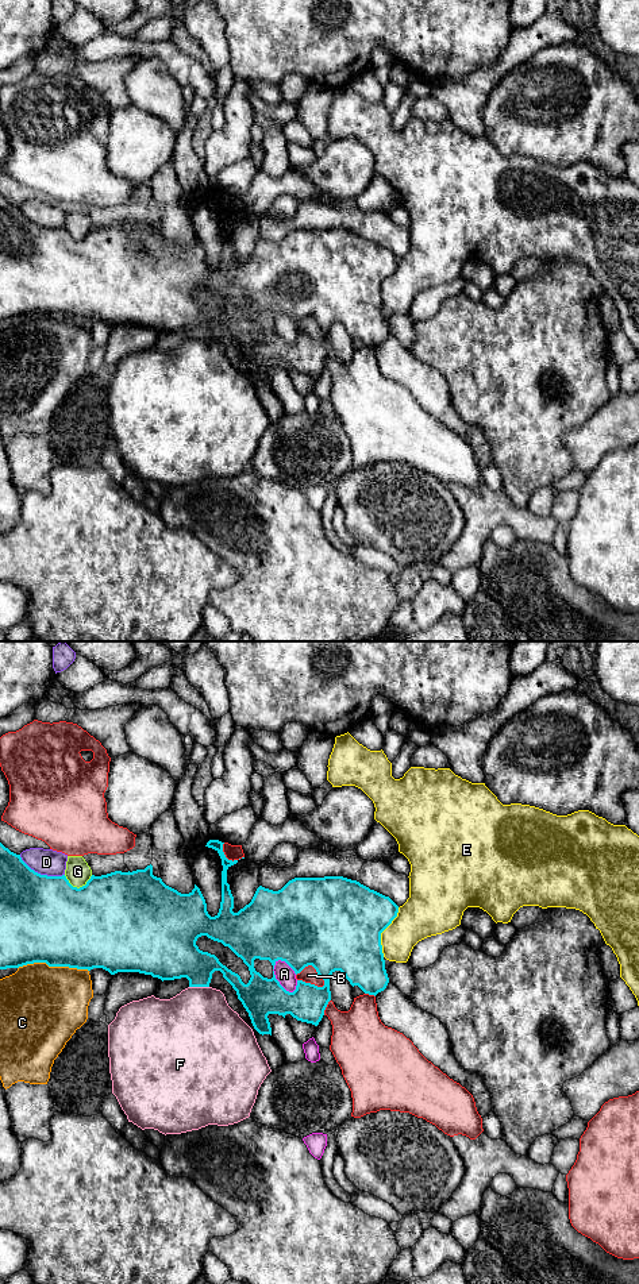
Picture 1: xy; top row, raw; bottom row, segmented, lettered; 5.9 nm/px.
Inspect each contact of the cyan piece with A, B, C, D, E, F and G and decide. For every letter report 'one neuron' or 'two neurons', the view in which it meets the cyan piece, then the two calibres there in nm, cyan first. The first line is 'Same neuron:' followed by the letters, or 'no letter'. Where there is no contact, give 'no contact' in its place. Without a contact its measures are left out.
Same neuron: no letter
A: two neurons; meets cyan in xy; 300 nm thick on the cyan side, 110 nm on the other
B: two neurons; meets cyan in xy; 500 nm thick on the cyan side, 90 nm on the other
C: two neurons; meets cyan in xy; 480 nm thick on the cyan side, 480 nm on the other
D: two neurons; meets cyan in xy; 480 nm thick on the cyan side, 160 nm on the other
E: two neurons; meets cyan in xy; 480 nm thick on the cyan side, 260 nm on the other
F: two neurons; meets cyan in xy; 300 nm thick on the cyan side, 460 nm on the other
G: two neurons; meets cyan in xy; 500 nm thick on the cyan side, 150 nm on the other

